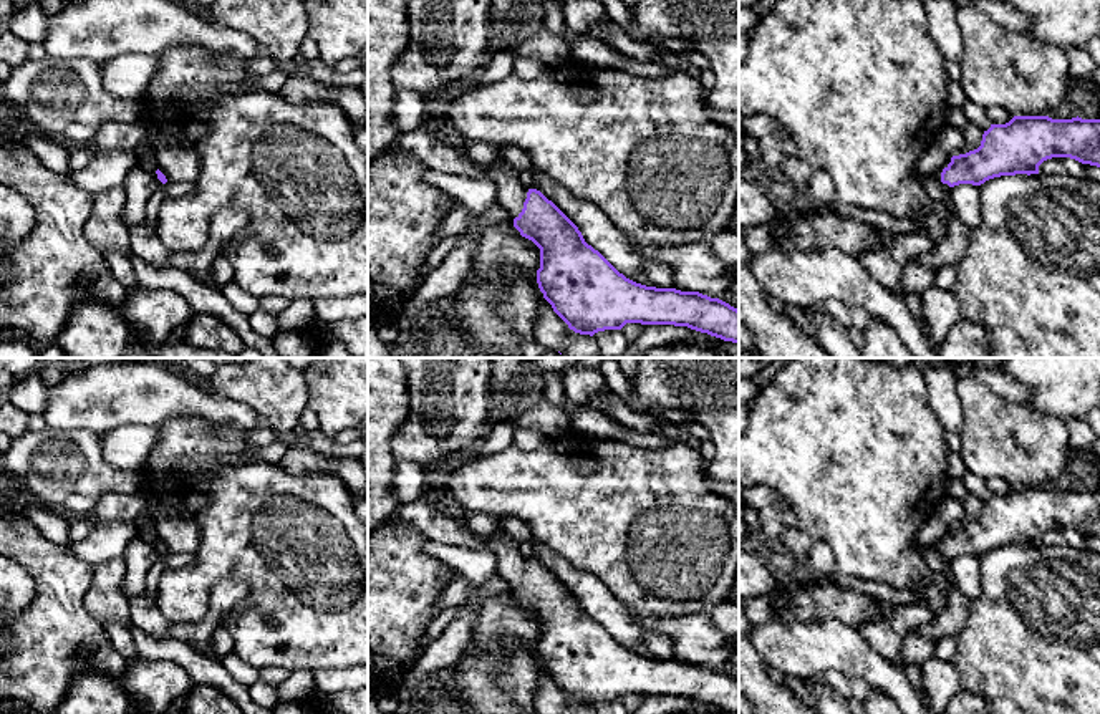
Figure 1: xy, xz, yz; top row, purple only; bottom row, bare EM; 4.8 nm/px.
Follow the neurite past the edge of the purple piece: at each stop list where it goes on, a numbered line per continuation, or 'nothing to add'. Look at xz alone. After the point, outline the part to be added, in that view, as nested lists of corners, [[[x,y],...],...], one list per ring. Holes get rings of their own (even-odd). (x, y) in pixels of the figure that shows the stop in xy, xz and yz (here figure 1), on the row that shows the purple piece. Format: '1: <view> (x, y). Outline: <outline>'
1: xz (511, 194). Outline: [[[499,157],[489,169],[489,177],[497,189],[497,204],[509,210],[514,219],[523,209],[528,189],[519,182],[519,172],[515,172],[502,157]]]

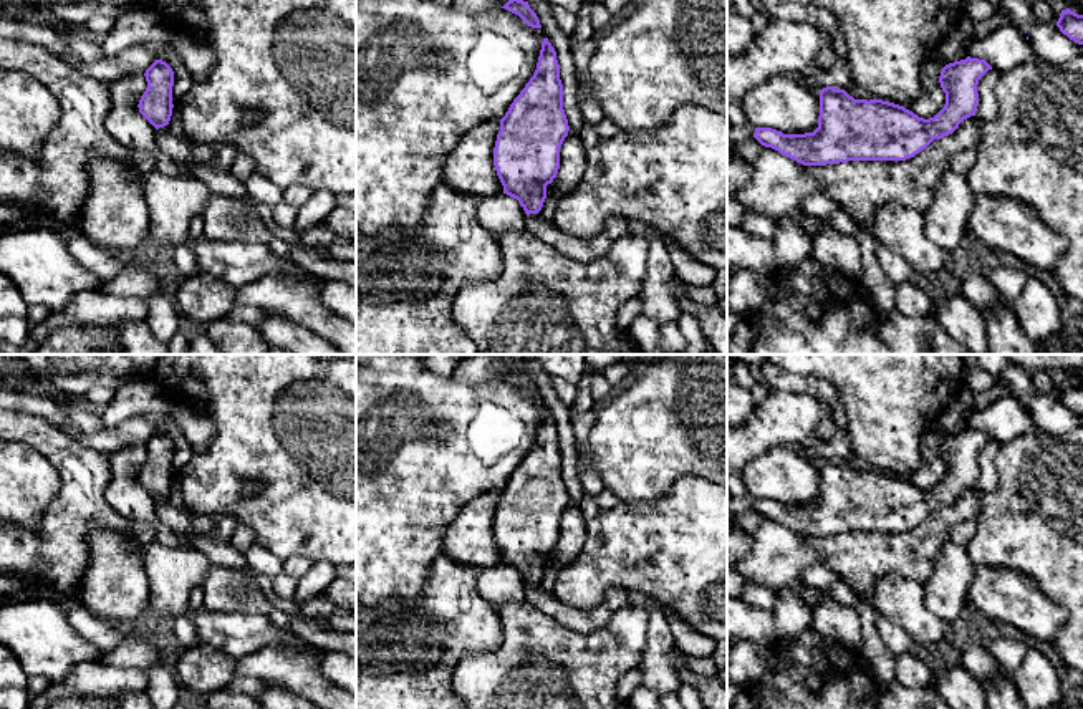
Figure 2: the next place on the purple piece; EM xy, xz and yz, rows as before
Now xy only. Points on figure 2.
nothing to add

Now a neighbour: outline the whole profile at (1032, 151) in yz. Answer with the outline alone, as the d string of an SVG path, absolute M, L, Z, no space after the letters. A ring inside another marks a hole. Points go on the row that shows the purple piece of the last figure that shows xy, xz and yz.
M1083 56L1065 63L1035 58L1002 71L997 83L997 116L980 123L977 161L965 181L975 195L1010 197L1035 209L1068 247L1052 268L1060 290L1083 303Z

